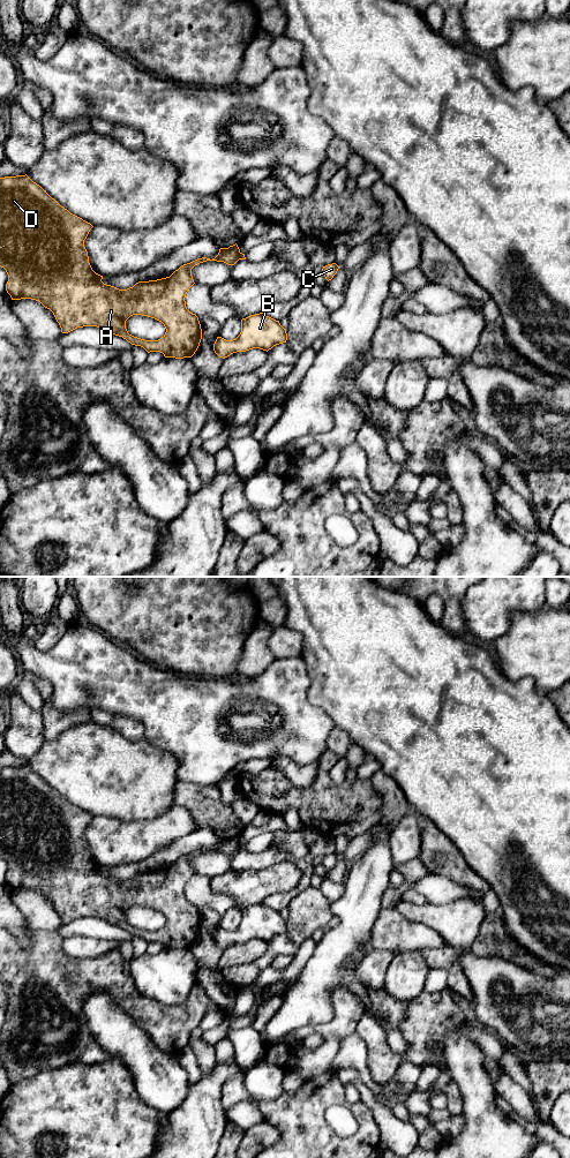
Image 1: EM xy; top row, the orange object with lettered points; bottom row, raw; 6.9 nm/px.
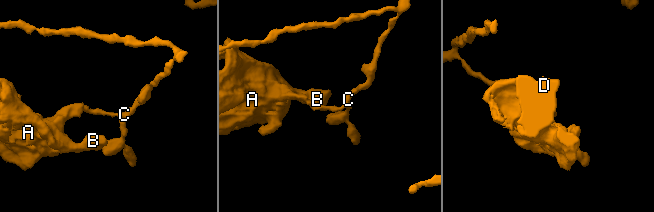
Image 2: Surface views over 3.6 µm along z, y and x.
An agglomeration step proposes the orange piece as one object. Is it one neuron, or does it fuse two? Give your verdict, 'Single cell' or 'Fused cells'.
Fused cells

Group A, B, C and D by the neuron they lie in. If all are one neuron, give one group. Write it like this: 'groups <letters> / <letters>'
groups A B D / C

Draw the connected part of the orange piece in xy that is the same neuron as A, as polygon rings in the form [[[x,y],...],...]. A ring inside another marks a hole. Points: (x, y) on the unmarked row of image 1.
[[[27,765],[0,768],[0,857],[8,865],[6,881],[12,890],[39,892],[53,903],[62,924],[97,917],[143,938],[148,943],[160,942],[165,948],[175,949],[192,948],[202,930],[198,908],[187,900],[185,892],[188,880],[195,874],[192,859],[207,851],[234,856],[240,845],[238,835],[220,839],[212,850],[202,848],[183,855],[170,867],[138,872],[133,878],[119,880],[104,874],[103,866],[96,864],[89,854],[84,830],[92,818],[61,797]],[[133,905],[162,912],[165,925],[158,931],[129,925],[126,911]]]

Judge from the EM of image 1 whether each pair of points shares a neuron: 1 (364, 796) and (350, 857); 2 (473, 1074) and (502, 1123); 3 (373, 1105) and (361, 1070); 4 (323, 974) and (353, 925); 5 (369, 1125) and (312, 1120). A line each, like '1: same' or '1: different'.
1: different
2: same
3: different
4: same
5: same

